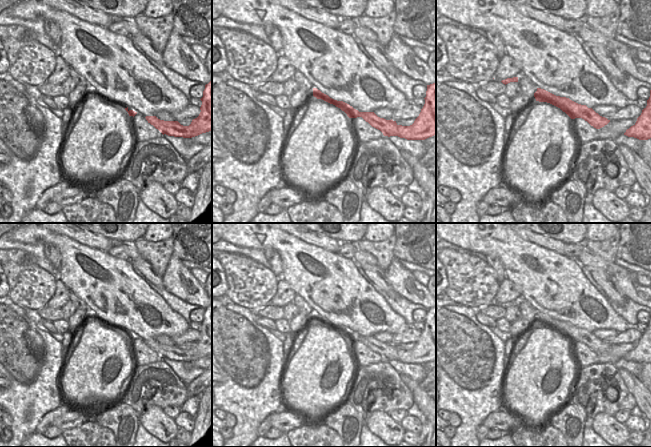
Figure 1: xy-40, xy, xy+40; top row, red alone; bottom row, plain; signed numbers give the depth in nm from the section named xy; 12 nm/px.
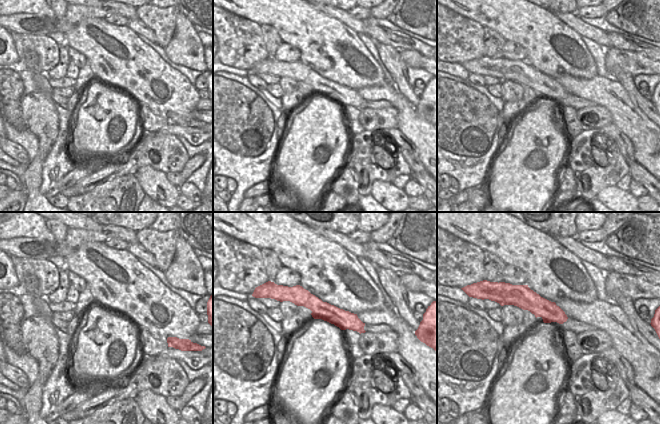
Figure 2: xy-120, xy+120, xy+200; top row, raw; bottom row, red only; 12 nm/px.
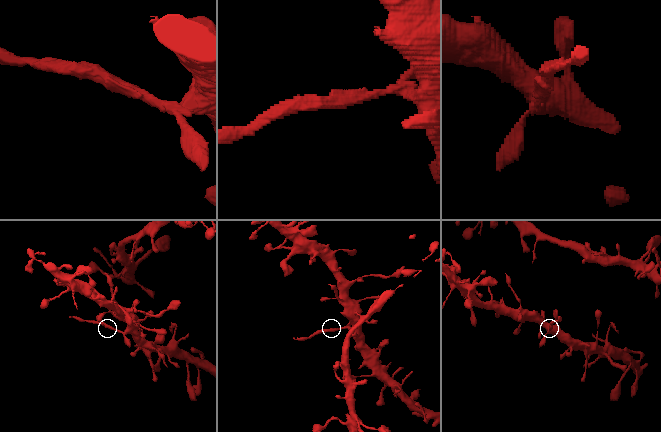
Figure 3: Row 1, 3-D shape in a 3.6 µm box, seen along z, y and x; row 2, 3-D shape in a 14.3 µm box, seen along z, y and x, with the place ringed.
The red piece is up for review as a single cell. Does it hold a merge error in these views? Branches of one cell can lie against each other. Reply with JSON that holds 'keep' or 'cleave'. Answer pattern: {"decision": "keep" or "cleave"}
{"decision": "keep"}

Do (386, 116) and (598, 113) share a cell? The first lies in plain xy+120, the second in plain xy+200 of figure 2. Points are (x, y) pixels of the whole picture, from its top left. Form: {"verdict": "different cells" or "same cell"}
{"verdict": "same cell"}

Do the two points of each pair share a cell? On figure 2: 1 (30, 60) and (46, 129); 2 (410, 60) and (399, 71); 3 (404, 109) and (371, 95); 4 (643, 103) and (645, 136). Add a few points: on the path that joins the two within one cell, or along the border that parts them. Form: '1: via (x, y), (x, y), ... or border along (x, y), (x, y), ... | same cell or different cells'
1: via (40, 77), (43, 85), (43, 112) | same cell
2: border along (398, 50), (407, 66) | different cells
3: via (396, 101), (390, 95), (379, 95) | same cell
4: border along (629, 95), (649, 118) | different cells

